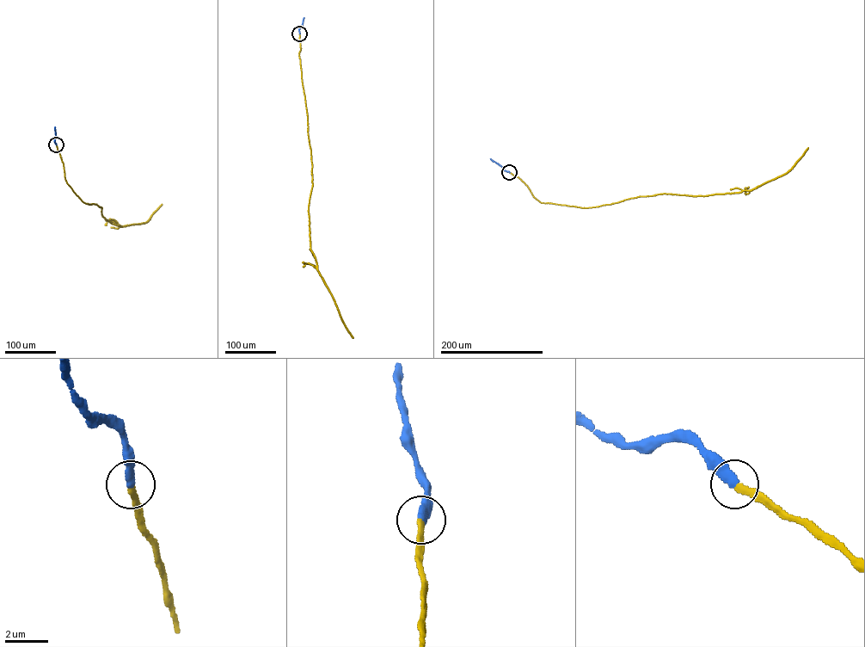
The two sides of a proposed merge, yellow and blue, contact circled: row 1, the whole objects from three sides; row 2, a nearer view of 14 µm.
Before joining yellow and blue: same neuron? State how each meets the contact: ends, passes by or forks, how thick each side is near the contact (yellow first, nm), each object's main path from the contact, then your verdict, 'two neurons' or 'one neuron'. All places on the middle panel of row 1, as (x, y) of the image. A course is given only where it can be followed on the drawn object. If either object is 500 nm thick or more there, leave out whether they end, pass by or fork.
yellow ends; blue ends; calibres 260 and 380 nm; course yellow (299, 33), (299, 58), (312, 168), (308, 212), (310, 249), (317, 270), (352, 337); course blue (299, 33), (303, 17); one neuron

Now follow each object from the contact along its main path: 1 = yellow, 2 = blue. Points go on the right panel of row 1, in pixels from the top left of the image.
1: (509, 172), (523, 181), (541, 202), (589, 207), (664, 193), (701, 196), (751, 190), (788, 172), (808, 147)
2: (509, 172), (490, 158)

